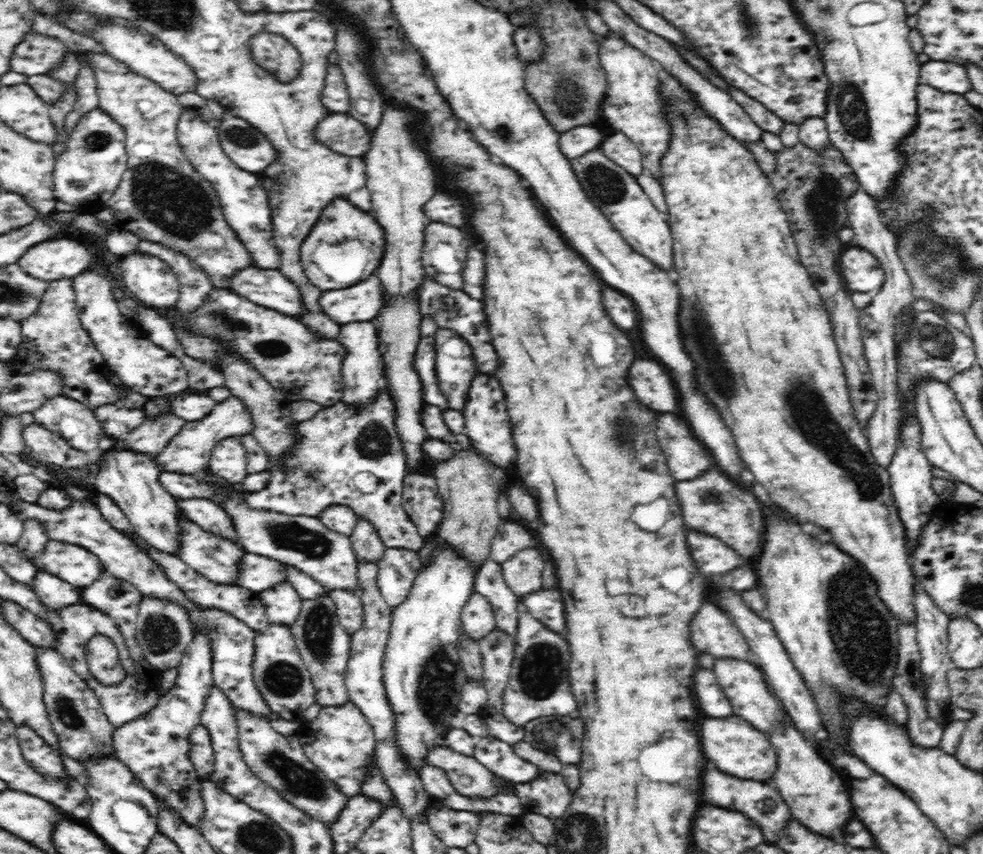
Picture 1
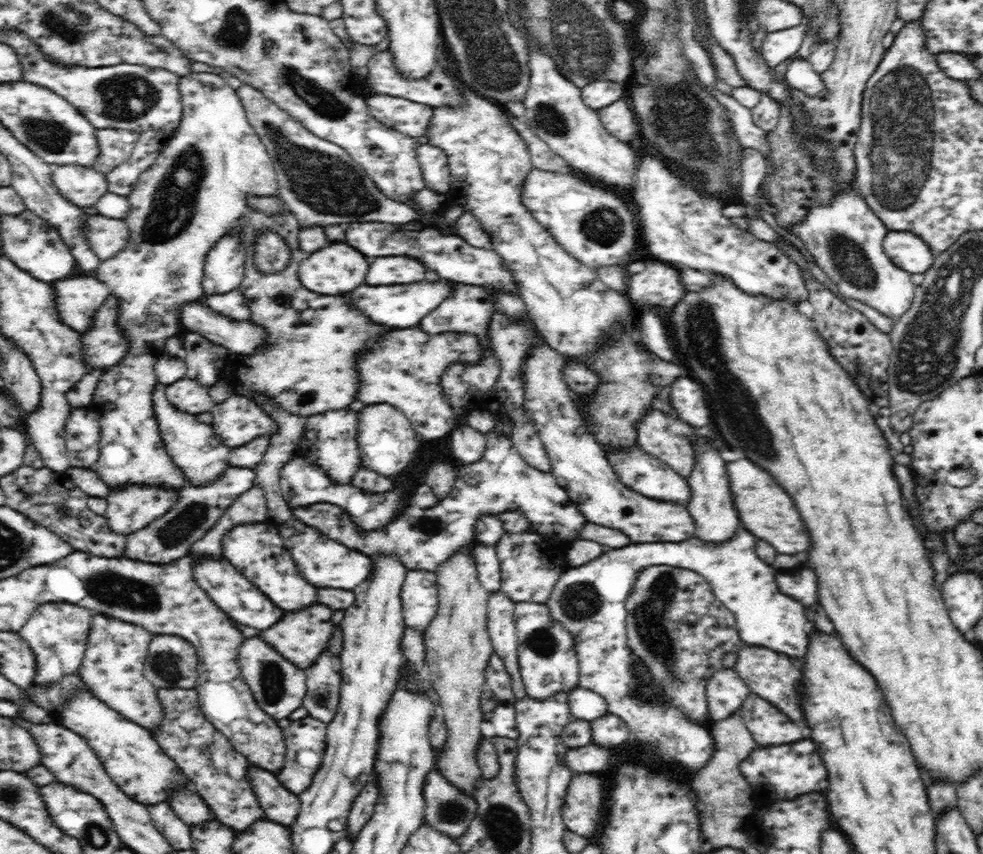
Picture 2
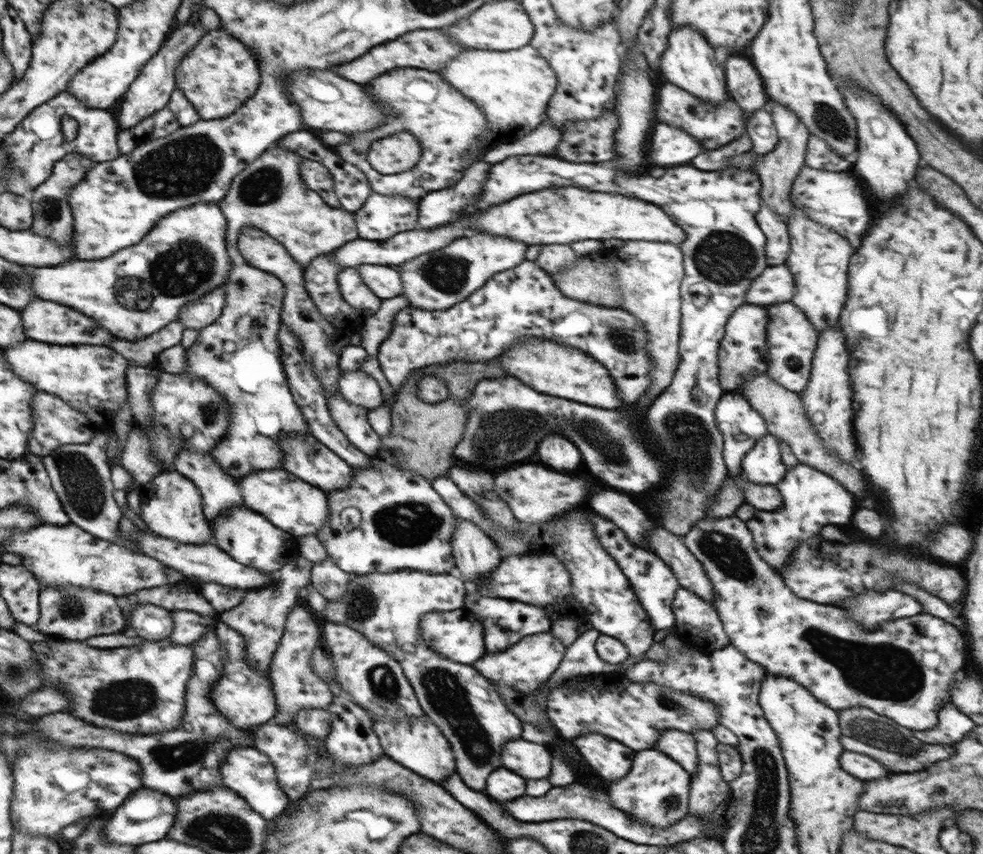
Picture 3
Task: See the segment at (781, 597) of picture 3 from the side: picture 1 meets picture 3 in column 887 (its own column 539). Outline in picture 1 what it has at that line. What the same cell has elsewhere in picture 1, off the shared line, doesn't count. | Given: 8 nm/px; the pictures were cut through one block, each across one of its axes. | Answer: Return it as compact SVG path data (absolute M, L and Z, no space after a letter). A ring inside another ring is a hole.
M520 602L517 606L518 611L518 632L516 632L514 658L507 684L503 694L502 714L506 714L511 723L516 723L523 727L529 720L535 719L548 714L566 715L570 718L579 716L579 708L573 695L573 692L568 686L569 664L571 660L568 641L565 638L560 638L556 632L548 630L532 613L528 612L528 608L524 603Z

